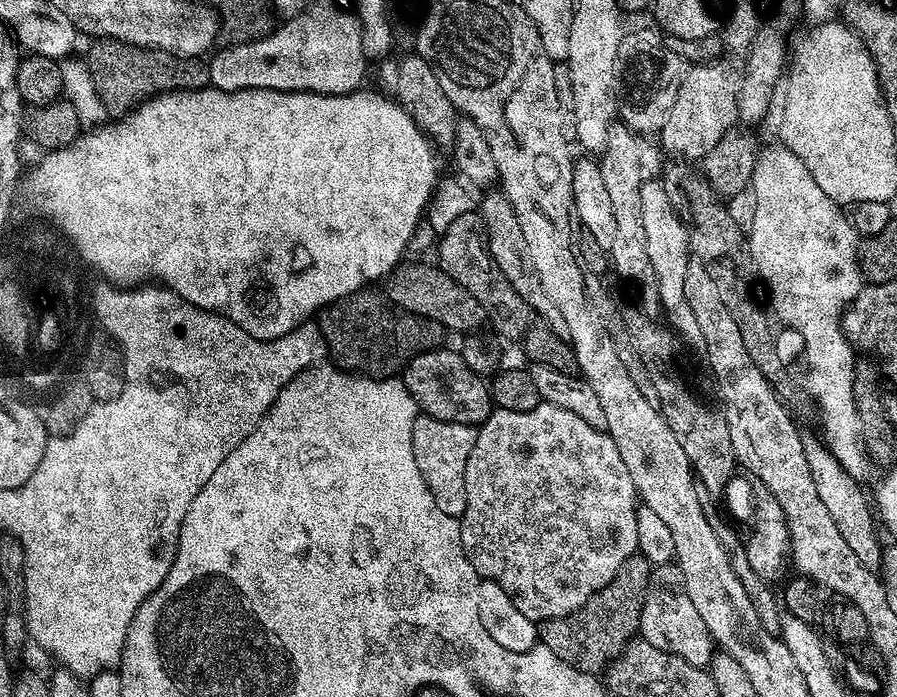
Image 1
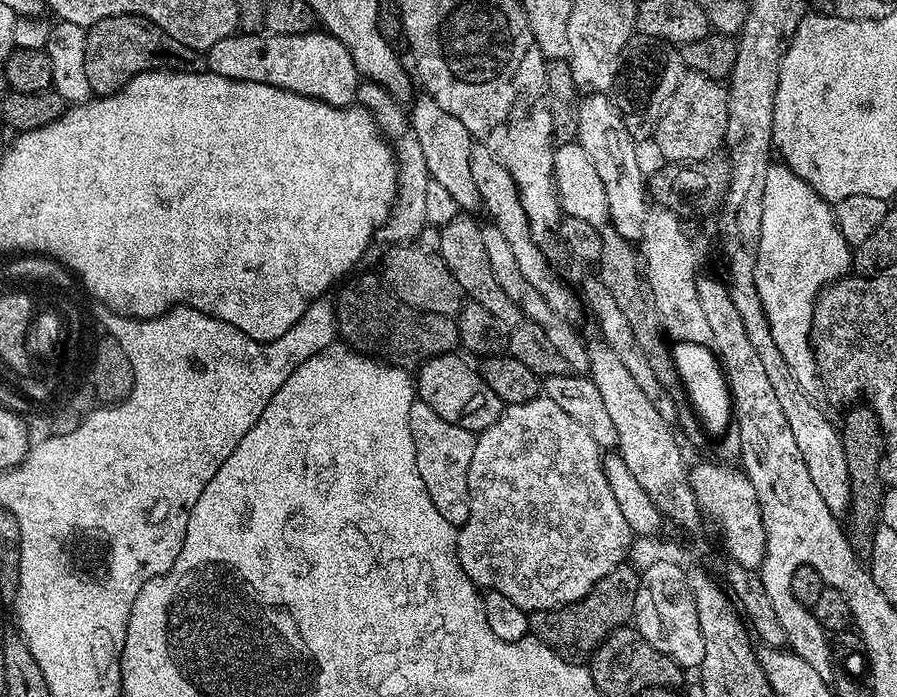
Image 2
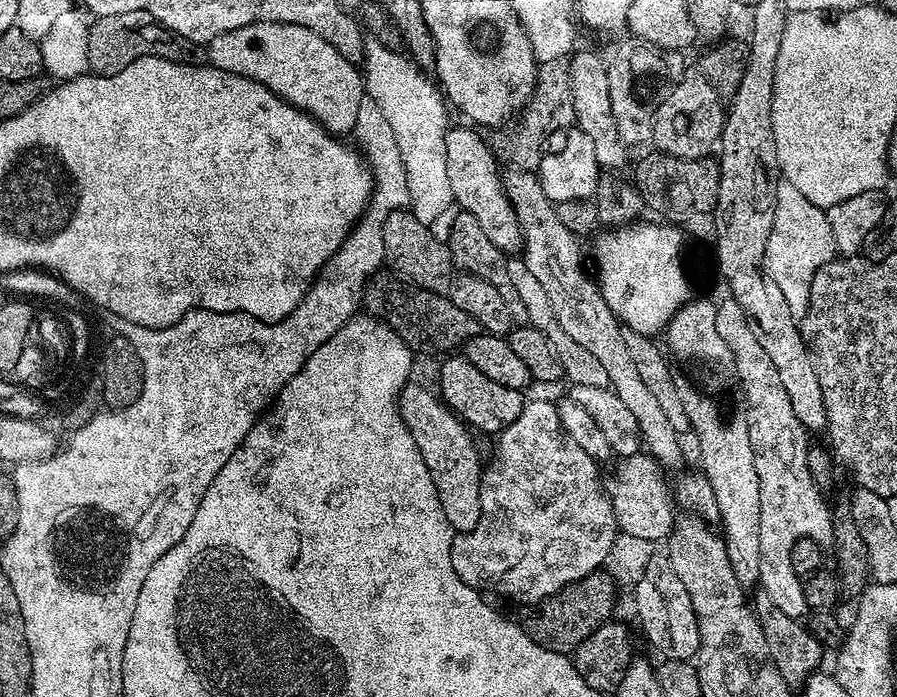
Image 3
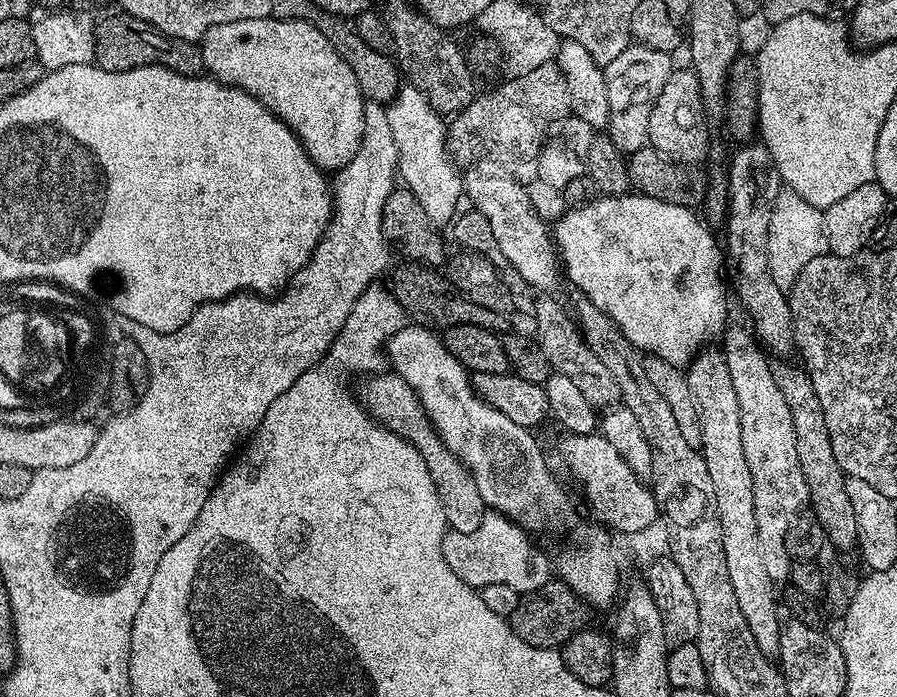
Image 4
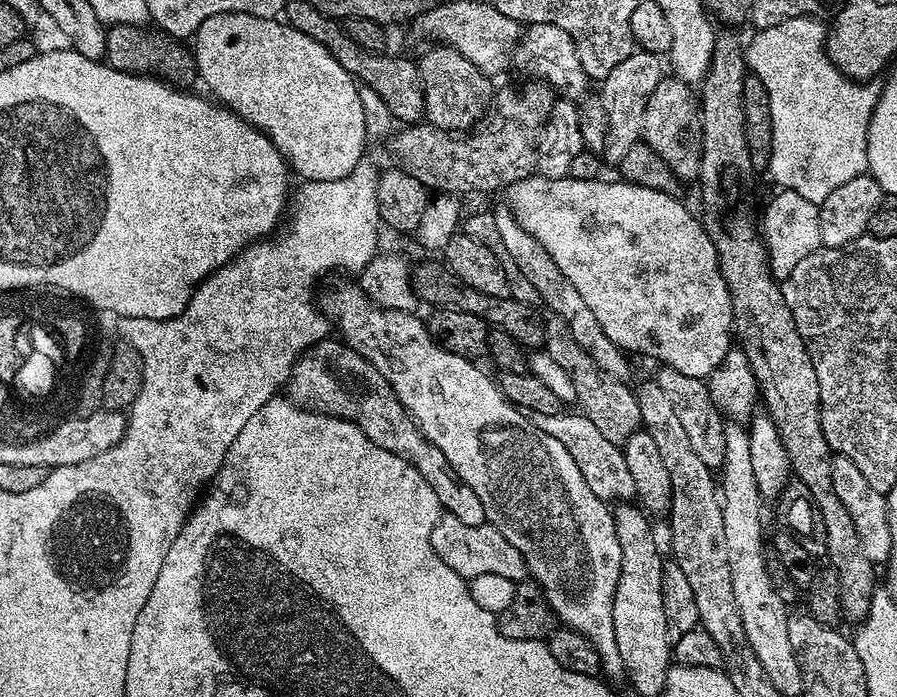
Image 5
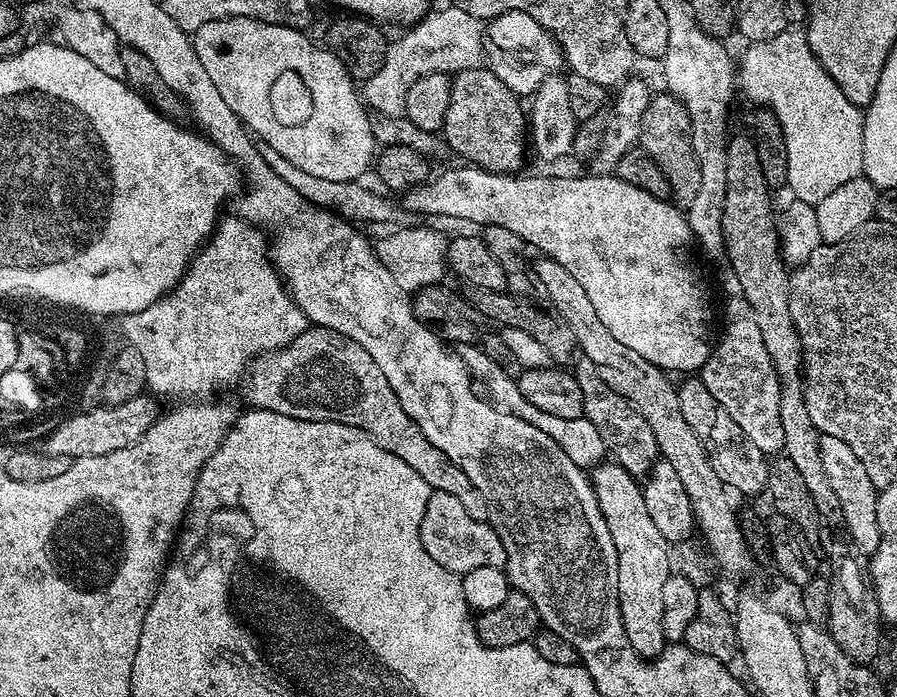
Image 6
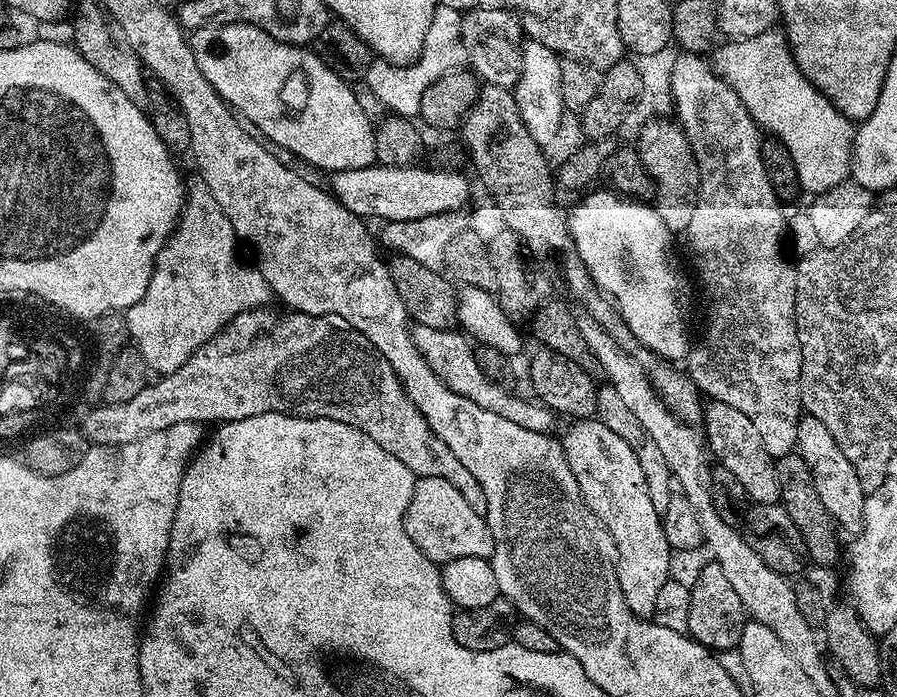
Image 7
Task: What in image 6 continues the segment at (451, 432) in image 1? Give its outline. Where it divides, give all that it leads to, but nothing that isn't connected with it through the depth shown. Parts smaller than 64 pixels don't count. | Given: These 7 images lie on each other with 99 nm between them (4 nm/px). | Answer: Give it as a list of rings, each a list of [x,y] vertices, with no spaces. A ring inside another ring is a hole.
[[[309,327],[285,348],[257,356],[248,365],[239,388],[249,409],[261,408],[299,420],[329,420],[360,428],[378,442],[382,450],[390,450],[394,458],[402,458],[414,474],[422,474],[435,491],[454,494],[470,518],[487,521],[486,498],[478,494],[474,482],[466,478],[464,471],[454,466],[454,462],[418,430],[410,414],[402,410],[402,402],[398,402],[394,390],[390,390],[386,374],[378,370],[374,358],[370,358],[358,342],[328,328]]]

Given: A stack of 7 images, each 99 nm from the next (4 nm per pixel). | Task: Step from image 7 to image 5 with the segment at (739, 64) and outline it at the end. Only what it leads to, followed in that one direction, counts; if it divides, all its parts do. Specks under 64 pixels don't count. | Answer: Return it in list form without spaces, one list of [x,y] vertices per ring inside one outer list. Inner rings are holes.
[[[815,15],[799,16],[790,18],[786,22],[778,22],[778,26],[770,26],[753,31],[752,41],[746,44],[746,68],[751,75],[759,78],[762,86],[772,99],[772,153],[768,159],[767,175],[770,174],[777,180],[780,188],[794,190],[794,194],[802,194],[802,198],[810,198],[810,202],[820,204],[826,198],[830,198],[833,190],[838,190],[845,182],[850,182],[850,178],[858,178],[865,175],[868,170],[868,127],[872,121],[872,115],[876,109],[876,104],[880,101],[881,85],[876,82],[857,82],[851,80],[846,74],[842,74],[830,62],[826,41],[828,39],[828,28],[820,20],[815,20]]]

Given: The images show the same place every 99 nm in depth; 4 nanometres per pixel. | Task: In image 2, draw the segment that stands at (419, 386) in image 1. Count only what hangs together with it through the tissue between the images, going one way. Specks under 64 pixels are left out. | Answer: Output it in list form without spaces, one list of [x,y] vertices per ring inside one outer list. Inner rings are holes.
[[[460,354],[431,356],[419,365],[415,373],[414,392],[419,399],[426,402],[426,406],[430,406],[430,410],[434,410],[434,414],[446,418],[446,422],[460,424],[466,431],[479,434],[498,422],[506,406],[498,398],[498,394],[494,394],[494,390],[486,386],[479,371],[473,365],[471,368],[463,358],[465,359]]]

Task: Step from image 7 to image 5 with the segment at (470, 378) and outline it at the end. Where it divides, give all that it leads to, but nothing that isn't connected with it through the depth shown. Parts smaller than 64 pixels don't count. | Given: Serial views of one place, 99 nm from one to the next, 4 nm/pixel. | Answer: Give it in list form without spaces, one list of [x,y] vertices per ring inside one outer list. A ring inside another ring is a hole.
[[[561,410],[558,414],[531,413],[530,419],[538,430],[550,434],[550,438],[558,438],[566,450],[570,450],[570,458],[578,462],[578,470],[582,470],[582,478],[586,478],[586,486],[598,494],[606,502],[628,502],[636,495],[634,490],[634,478],[630,478],[630,470],[626,470],[626,458],[624,457],[621,445],[610,442],[610,438],[602,435],[602,430],[590,422],[582,414],[571,416],[571,411]]]

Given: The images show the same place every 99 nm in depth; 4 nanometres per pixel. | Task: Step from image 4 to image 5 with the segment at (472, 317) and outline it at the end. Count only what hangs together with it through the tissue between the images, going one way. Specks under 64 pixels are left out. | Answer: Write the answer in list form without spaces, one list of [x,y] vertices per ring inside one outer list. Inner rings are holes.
[[[428,258],[420,265],[412,268],[412,289],[417,297],[428,304],[436,304],[437,309],[455,309],[457,312],[468,312],[471,316],[482,318],[492,328],[506,330],[510,338],[517,340],[522,346],[536,350],[544,342],[544,326],[541,317],[536,317],[536,312],[528,304],[516,300],[512,296],[506,298],[494,298],[490,294],[482,294],[470,286],[460,283],[460,279],[448,268],[448,265],[436,258]]]

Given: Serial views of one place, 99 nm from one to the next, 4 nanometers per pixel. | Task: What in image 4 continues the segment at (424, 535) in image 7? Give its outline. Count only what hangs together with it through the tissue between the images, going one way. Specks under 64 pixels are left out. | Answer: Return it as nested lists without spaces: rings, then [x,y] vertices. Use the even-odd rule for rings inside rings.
[[[489,511],[482,518],[482,526],[478,526],[478,530],[470,530],[470,534],[458,534],[451,530],[445,532],[442,554],[450,570],[454,570],[454,574],[458,574],[458,578],[462,578],[462,582],[471,588],[479,590],[486,586],[502,585],[514,590],[539,590],[550,580],[550,576],[544,573],[548,568],[548,556],[544,552],[536,552],[528,539],[529,533],[516,521]],[[531,556],[532,564],[528,561]]]

